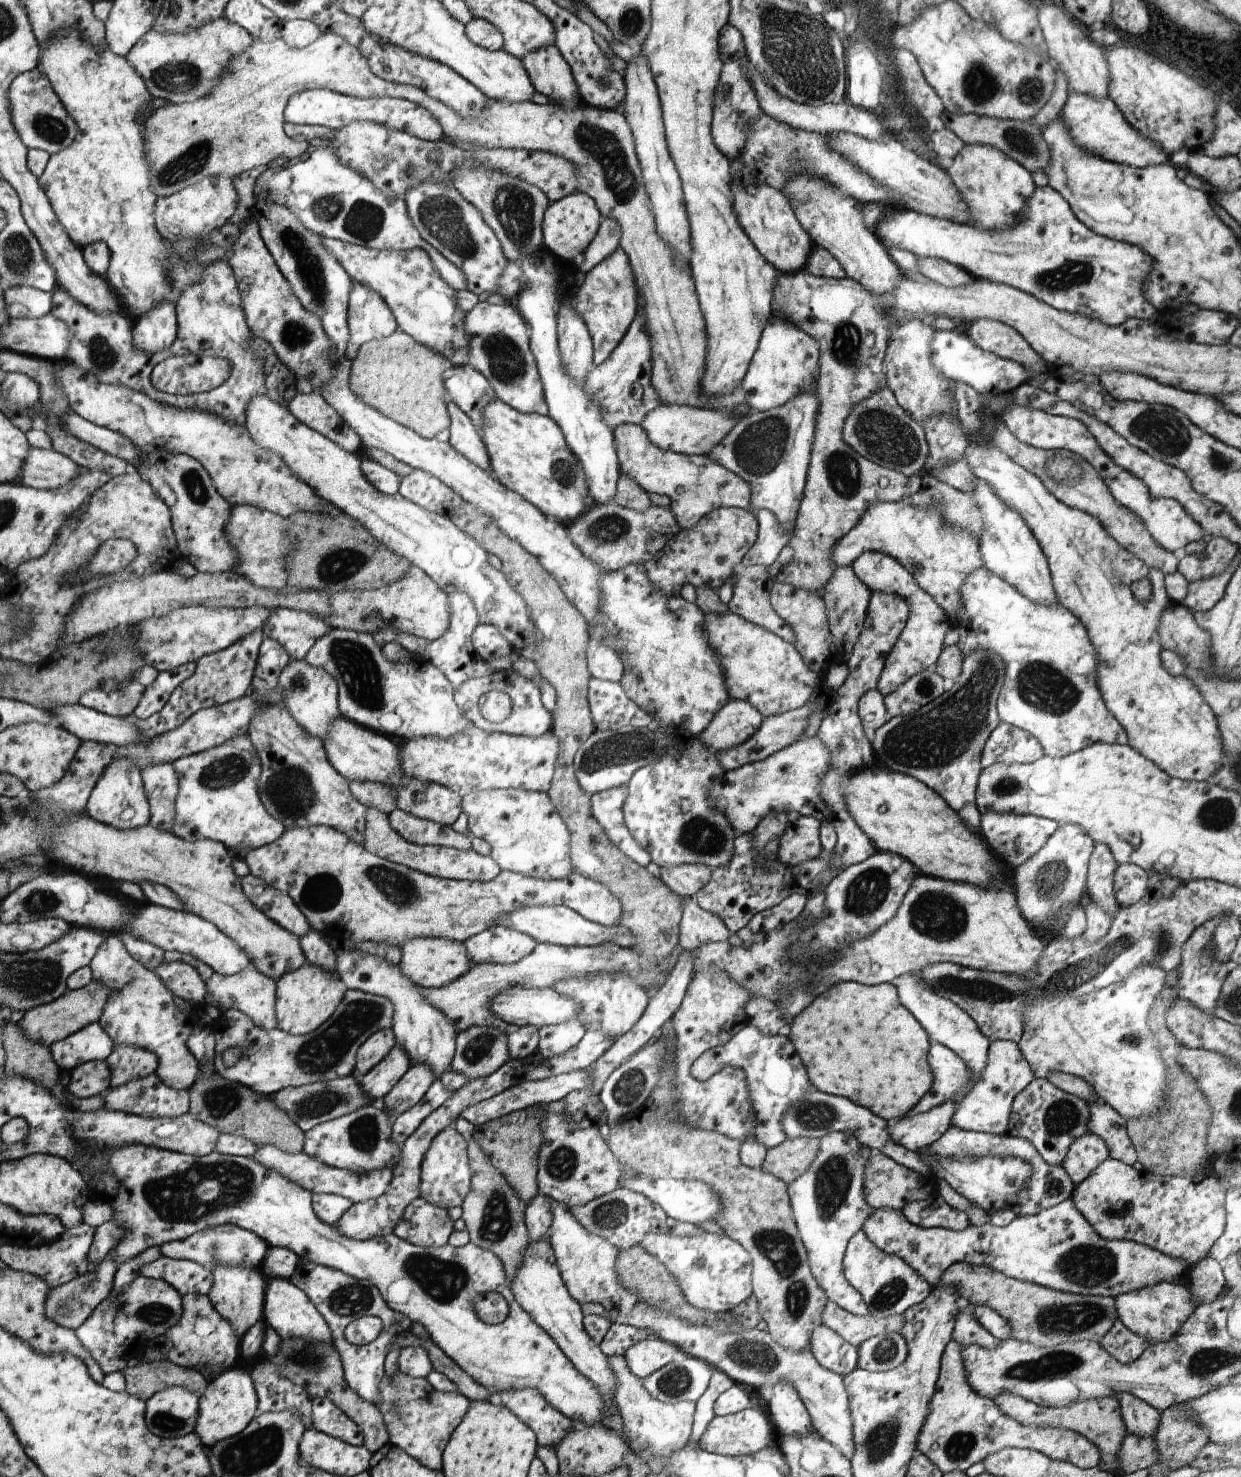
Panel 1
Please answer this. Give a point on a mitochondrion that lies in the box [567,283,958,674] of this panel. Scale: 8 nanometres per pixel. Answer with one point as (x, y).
(878, 433)

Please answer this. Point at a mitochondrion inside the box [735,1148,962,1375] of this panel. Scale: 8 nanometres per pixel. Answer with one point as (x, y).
(777, 1246)

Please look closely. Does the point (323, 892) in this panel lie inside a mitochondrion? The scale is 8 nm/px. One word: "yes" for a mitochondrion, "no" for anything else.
yes

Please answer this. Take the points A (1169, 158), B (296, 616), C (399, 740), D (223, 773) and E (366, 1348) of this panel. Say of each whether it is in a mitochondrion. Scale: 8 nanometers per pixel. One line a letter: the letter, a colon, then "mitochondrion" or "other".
A: other
B: other
C: other
D: mitochondrion
E: other

